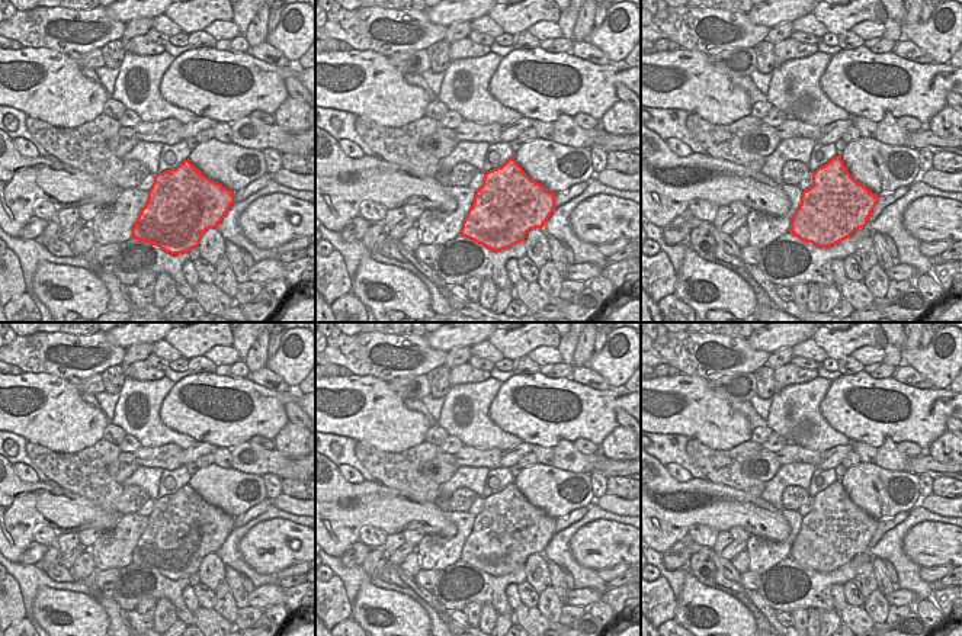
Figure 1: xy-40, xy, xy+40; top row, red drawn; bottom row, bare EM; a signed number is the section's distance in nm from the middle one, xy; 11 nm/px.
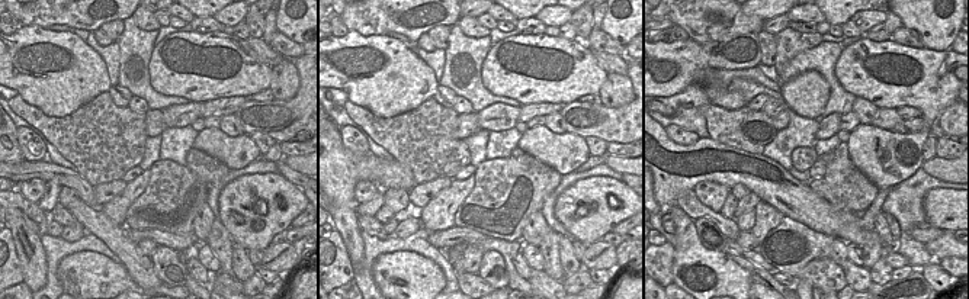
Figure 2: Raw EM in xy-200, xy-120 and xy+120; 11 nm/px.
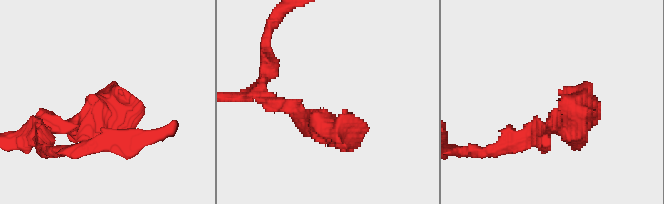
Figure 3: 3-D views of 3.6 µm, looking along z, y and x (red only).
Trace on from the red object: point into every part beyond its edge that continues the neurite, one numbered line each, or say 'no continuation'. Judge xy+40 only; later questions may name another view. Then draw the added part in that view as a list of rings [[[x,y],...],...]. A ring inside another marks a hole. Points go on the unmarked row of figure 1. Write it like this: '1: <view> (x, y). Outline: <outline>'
no continuation.

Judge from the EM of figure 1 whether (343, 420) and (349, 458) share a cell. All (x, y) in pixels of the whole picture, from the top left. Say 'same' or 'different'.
different

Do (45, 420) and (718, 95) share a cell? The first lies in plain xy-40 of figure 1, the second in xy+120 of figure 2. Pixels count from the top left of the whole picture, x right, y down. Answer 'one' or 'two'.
one

